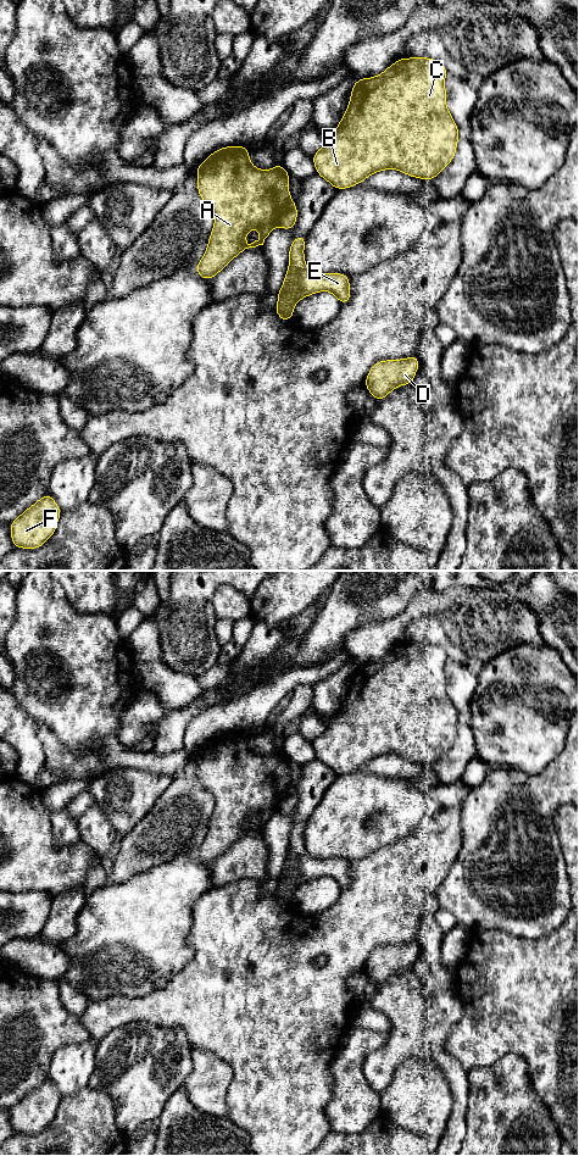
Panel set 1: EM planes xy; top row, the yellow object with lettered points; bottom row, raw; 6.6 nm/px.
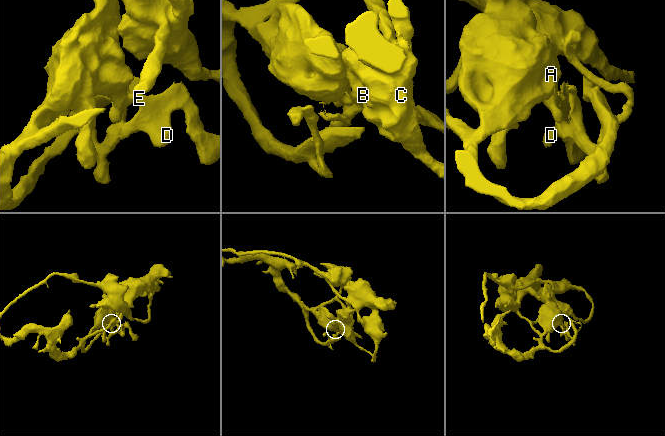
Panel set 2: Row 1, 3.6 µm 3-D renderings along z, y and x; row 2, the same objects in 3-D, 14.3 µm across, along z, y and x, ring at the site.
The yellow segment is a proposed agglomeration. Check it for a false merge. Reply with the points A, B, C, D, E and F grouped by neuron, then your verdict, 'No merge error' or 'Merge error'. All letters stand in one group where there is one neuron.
Groups: A B C F / D E. Merge error

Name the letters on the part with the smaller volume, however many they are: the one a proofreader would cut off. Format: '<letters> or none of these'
D, E

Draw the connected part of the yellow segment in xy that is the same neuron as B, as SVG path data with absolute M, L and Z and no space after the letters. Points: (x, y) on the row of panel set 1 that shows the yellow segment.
M427 57L399 59L383 73L357 79L349 106L332 138L313 156L317 173L336 190L394 168L430 180L452 161L458 127L446 107L446 66Z

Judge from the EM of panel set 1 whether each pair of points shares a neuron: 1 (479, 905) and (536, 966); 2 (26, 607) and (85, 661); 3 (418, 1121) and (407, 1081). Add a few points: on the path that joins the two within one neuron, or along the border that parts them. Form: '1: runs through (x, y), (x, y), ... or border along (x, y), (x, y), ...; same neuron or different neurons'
1: border along (475, 932), (504, 931), (517, 937), (533, 939); different neurons
2: runs through (42, 613), (70, 645); same neuron
3: runs through (418, 1111), (417, 1090); same neuron

